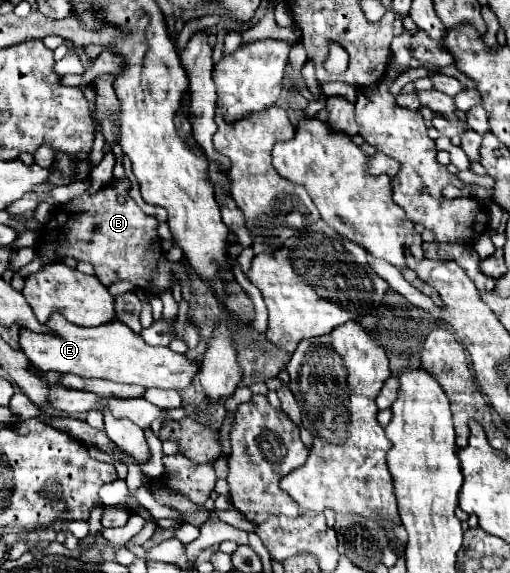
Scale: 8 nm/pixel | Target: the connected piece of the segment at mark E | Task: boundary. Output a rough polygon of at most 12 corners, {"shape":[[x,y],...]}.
{"shape":[[124,323],[20,329],[42,371],[184,389],[196,361]]}

